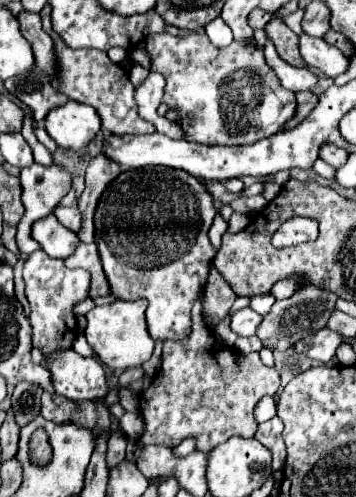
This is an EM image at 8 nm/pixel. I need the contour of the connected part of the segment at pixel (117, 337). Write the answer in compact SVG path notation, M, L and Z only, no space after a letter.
M117 298L111 304L95 306L93 310L87 312L87 330L85 330L87 342L93 346L99 360L105 362L109 368L125 370L125 368L141 366L145 360L151 358L155 342L147 334L145 308L147 308L147 302L143 298L133 302L125 302Z

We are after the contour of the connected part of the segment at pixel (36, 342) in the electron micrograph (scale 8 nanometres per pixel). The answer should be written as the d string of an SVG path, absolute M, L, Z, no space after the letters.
M37 250L25 260L23 280L27 288L25 294L31 304L29 322L33 326L33 348L41 350L45 358L61 350L71 350L77 336L77 316L73 308L81 300L89 298L91 274L87 270L69 270L63 260L49 258L43 250Z

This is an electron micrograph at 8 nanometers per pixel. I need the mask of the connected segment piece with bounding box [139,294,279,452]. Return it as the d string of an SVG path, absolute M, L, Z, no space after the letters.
M203 294L191 310L193 328L187 344L165 342L163 364L151 386L139 394L139 408L145 430L139 436L143 446L157 444L175 448L185 438L195 438L197 450L209 452L213 446L231 436L251 438L257 432L253 408L263 396L275 396L279 390L279 374L267 368L259 352L239 354L221 344L203 316Z

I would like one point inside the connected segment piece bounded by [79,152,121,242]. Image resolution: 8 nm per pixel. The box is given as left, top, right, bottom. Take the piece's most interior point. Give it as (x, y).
(102, 171)

